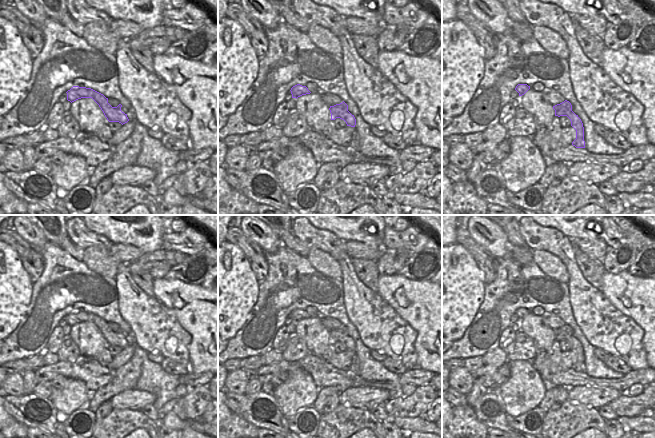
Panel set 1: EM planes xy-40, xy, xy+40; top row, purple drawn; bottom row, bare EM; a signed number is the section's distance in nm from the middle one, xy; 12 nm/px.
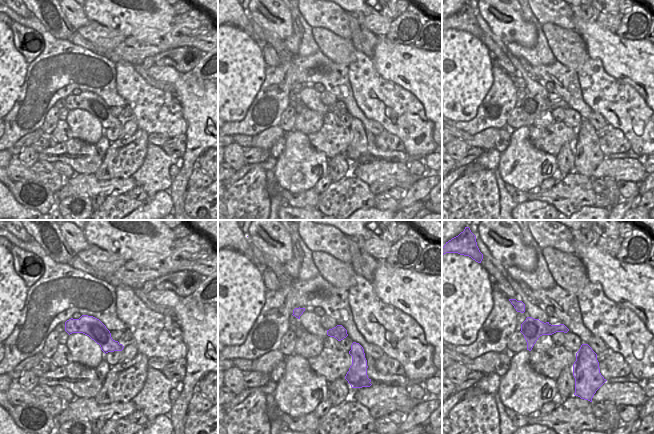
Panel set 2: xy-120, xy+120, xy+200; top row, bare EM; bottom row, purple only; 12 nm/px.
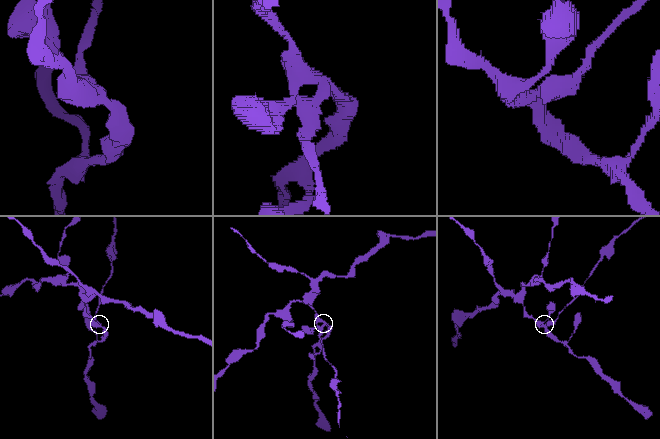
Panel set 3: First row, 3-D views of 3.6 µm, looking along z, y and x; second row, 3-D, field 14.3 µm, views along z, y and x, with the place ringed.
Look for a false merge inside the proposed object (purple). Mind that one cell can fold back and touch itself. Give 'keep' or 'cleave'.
cleave

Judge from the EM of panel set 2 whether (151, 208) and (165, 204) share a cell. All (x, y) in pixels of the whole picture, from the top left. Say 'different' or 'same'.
same

